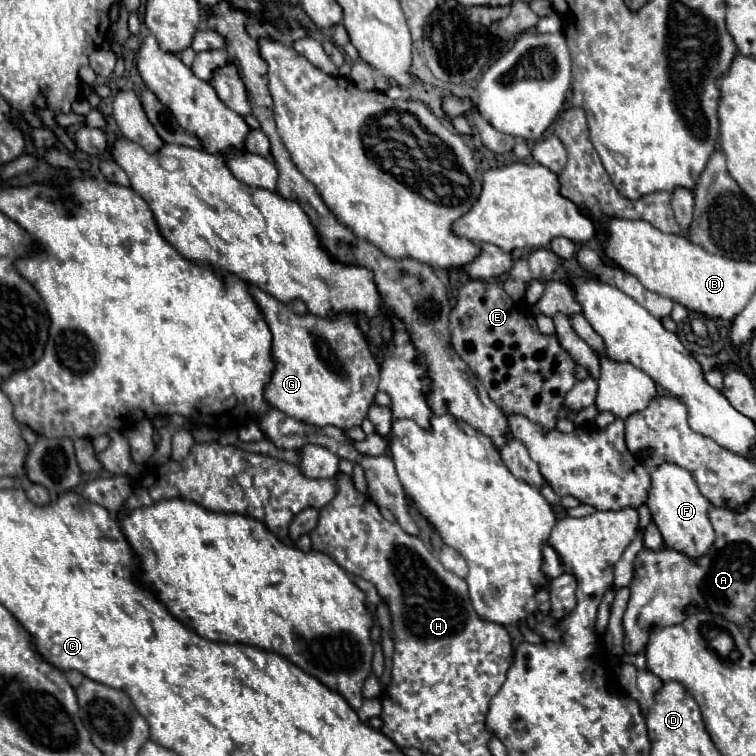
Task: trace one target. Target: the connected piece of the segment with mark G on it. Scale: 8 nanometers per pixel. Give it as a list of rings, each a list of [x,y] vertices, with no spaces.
[[[249,285],[249,293],[255,299],[257,307],[263,313],[263,319],[267,321],[271,333],[273,333],[273,343],[271,343],[271,357],[275,363],[275,369],[271,373],[269,383],[263,389],[265,401],[283,411],[285,415],[299,419],[303,423],[311,423],[317,427],[333,425],[339,429],[351,429],[361,425],[361,421],[367,417],[367,409],[377,393],[379,385],[379,365],[375,357],[371,355],[367,341],[363,333],[359,331],[355,319],[349,313],[339,313],[337,317],[317,317],[313,313],[297,315],[287,303],[277,301],[275,297],[267,295],[259,287]]]

